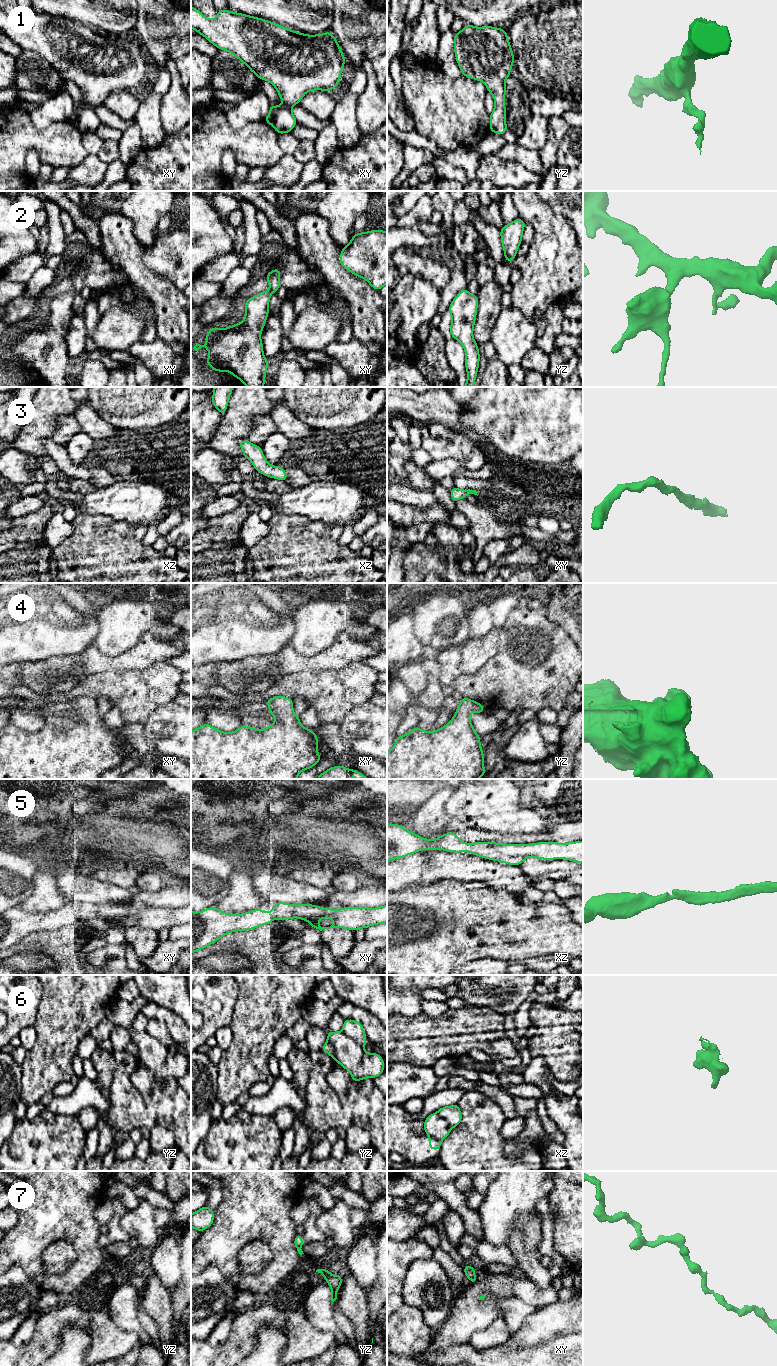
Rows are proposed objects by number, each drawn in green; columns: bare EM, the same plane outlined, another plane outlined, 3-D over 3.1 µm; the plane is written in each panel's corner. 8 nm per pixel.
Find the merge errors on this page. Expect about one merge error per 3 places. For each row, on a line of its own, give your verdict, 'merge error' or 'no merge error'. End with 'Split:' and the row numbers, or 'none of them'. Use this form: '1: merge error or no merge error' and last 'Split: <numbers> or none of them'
1: no merge error
2: no merge error
3: no merge error
4: no merge error
5: no merge error
6: merge error
7: no merge error
Split: 6

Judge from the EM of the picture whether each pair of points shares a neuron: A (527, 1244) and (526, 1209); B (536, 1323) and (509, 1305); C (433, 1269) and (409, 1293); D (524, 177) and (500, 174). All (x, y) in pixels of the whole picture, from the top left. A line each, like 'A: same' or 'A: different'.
A: different
B: different
C: same
D: same

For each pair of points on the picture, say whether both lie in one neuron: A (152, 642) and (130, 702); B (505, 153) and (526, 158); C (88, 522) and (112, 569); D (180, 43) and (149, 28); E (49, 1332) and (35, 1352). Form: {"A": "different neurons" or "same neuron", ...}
{"A": "different neurons", "B": "same neuron", "C": "same neuron", "D": "same neuron", "E": "same neuron"}

